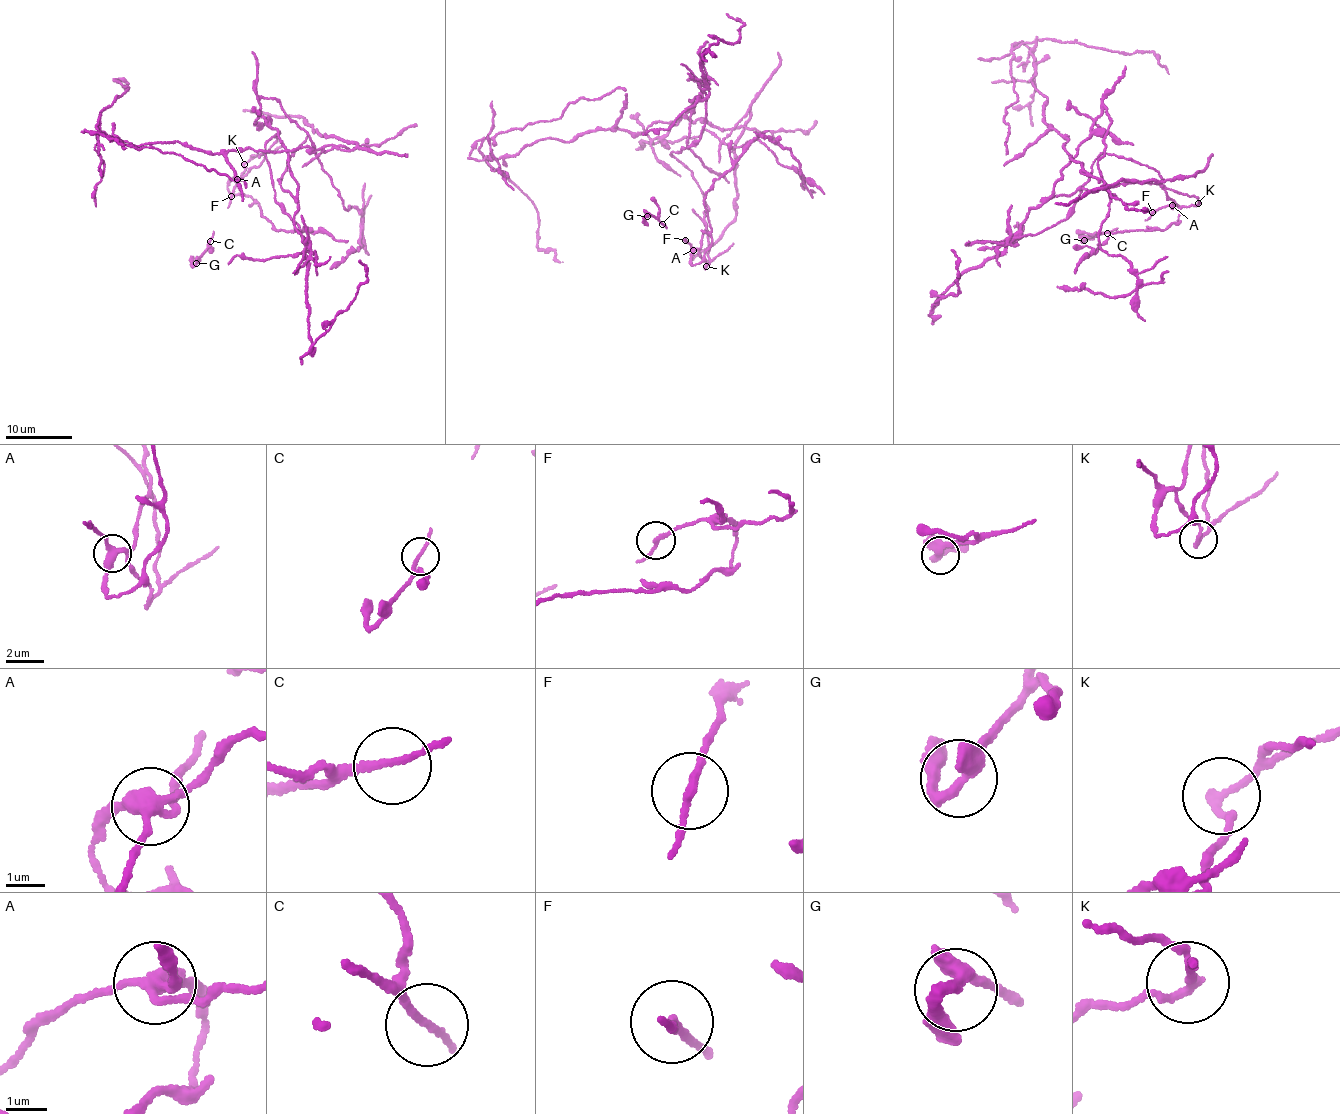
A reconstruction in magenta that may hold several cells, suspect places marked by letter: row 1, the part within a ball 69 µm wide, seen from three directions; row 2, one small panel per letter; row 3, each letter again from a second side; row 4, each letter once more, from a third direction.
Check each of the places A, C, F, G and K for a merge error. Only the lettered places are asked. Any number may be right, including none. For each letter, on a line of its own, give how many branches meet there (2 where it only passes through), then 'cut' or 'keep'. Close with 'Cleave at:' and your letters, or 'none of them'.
A: 4 branches meet; cut
C: 2 branches meet; keep
F: 2 branches meet; keep
G: 3 branches meet; keep
K: 2 branches meet; cut
Cleave at: A, K

